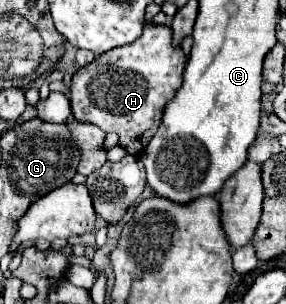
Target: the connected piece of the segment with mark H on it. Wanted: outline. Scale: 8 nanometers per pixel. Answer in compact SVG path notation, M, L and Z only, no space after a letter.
M149 22L139 40L97 56L73 74L69 94L73 116L99 126L103 132L117 132L119 144L127 146L131 156L139 156L157 132L165 104L181 88L185 62L183 50L171 42L171 28Z

